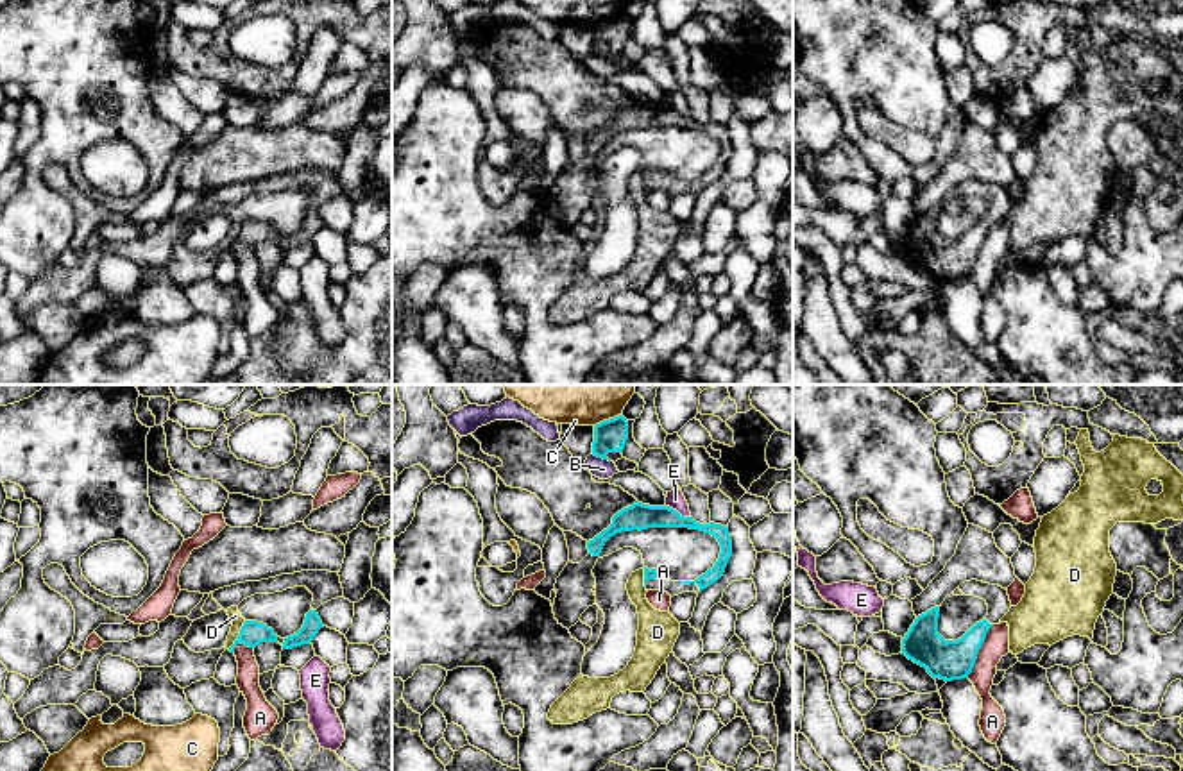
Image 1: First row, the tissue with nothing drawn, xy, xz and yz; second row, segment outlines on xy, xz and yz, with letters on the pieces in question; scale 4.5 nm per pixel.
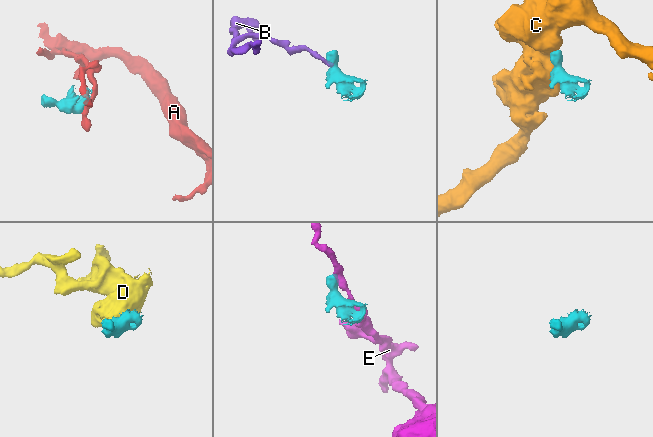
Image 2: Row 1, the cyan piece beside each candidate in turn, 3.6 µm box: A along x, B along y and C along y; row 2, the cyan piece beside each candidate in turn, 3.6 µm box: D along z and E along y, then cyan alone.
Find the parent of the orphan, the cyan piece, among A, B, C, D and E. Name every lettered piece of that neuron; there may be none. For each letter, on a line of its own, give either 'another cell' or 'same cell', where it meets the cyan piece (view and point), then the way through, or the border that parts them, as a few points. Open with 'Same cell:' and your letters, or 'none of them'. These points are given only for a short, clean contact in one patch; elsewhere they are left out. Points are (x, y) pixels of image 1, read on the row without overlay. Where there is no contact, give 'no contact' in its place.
Same cell: none of them
A: another cell; contact yz (978, 251); border yz (994, 224), (967, 276)
B: another cell; contact xz (602, 56); border xz (593, 52), (609, 61)
C: another cell; contact xz (609, 18)
D: another cell; contact xy (238, 235); border xy (246, 220), (238, 237), (228, 247)
E: another cell; contact xz (677, 111); border xz (666, 104), (689, 117)

